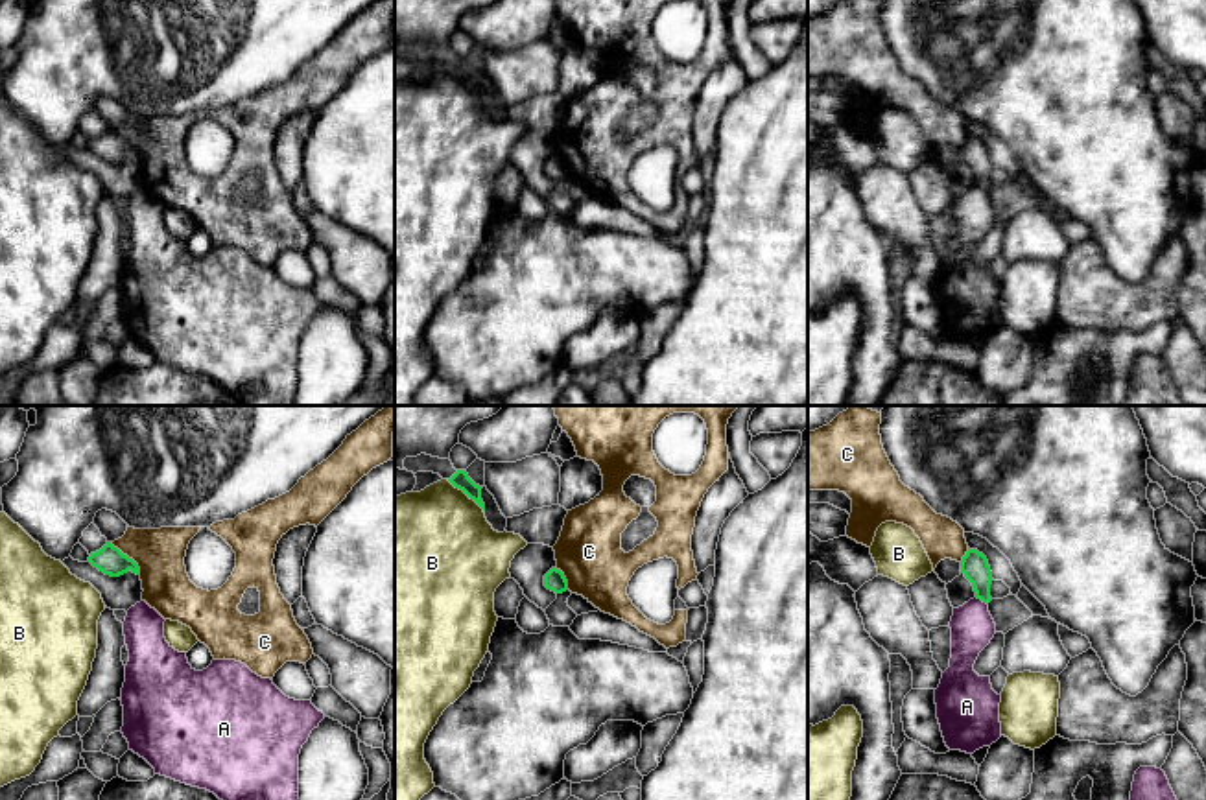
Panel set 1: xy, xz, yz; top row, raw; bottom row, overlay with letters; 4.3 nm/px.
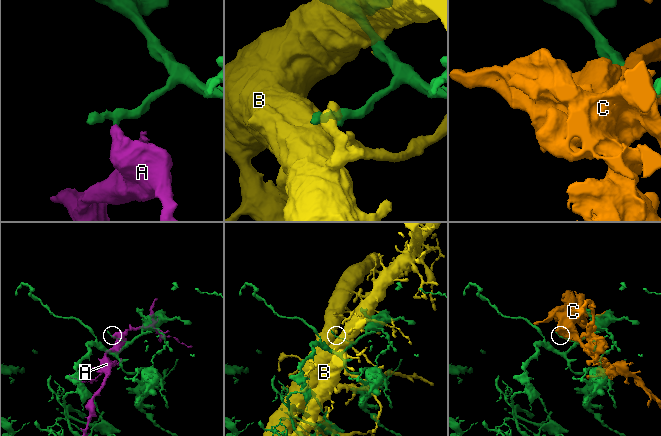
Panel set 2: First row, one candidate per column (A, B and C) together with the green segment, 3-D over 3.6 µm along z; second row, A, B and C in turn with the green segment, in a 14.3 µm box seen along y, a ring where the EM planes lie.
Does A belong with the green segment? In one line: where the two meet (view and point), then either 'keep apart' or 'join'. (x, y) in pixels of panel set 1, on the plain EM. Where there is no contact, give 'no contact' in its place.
yz (981, 187) | keep apart

